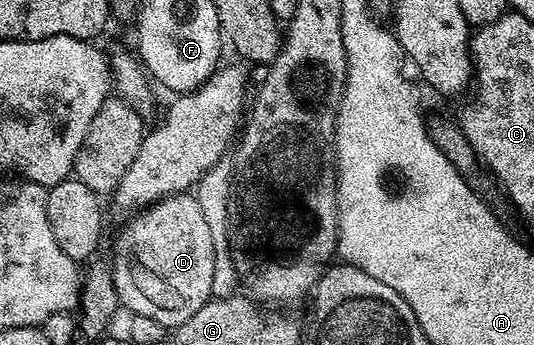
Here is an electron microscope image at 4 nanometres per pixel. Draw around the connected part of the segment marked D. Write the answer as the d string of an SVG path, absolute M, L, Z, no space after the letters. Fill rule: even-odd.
M191 193L174 194L171 198L163 198L160 202L154 202L151 206L141 209L124 227L116 238L116 251L112 254L110 269L112 271L112 283L116 286L116 297L119 305L126 310L132 310L142 316L150 316L150 320L158 320L165 328L175 328L182 325L198 308L202 308L213 297L212 285L214 284L214 240L210 240L210 224L206 224L206 216L202 216L202 208L198 208L198 200Z

